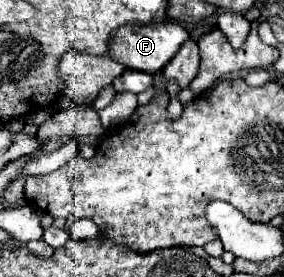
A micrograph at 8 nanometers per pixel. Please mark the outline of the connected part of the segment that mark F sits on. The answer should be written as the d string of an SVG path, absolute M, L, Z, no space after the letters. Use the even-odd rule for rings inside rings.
M155 22L155 24L125 24L117 28L109 38L107 54L131 70L141 70L149 74L157 74L181 48L181 44L189 38L187 30L177 22Z

